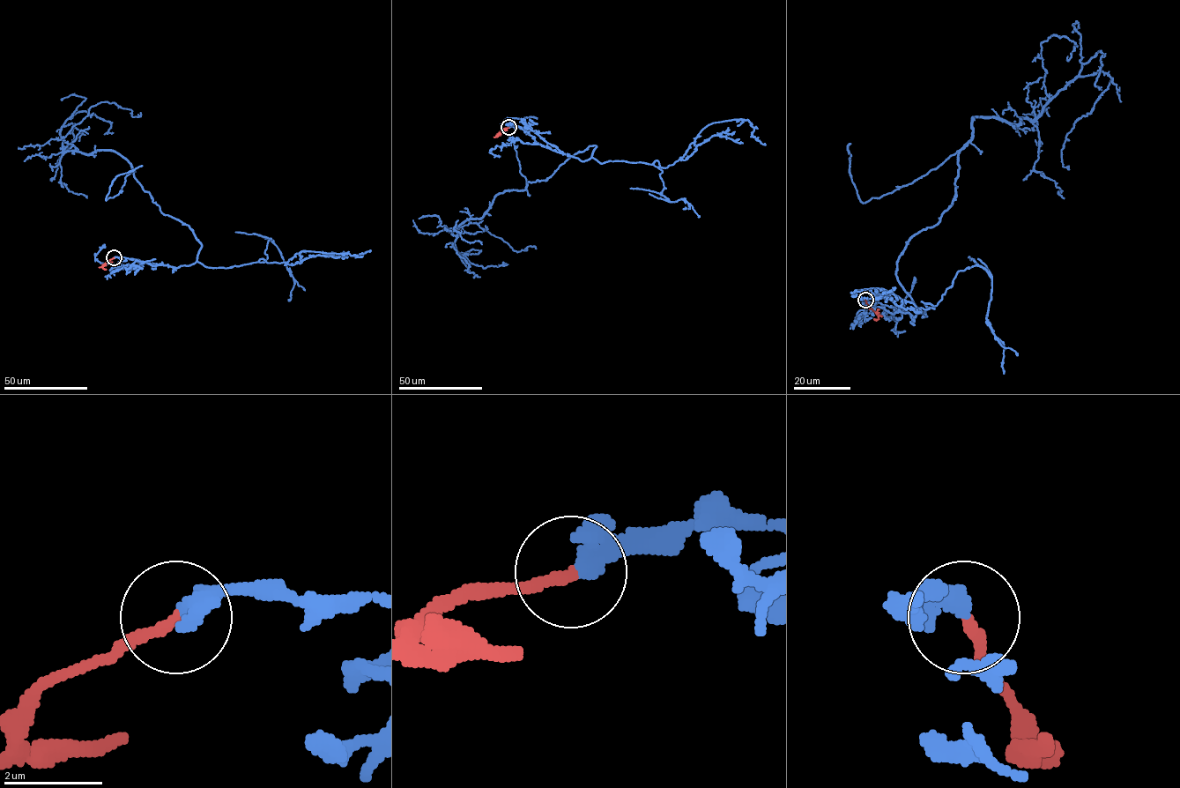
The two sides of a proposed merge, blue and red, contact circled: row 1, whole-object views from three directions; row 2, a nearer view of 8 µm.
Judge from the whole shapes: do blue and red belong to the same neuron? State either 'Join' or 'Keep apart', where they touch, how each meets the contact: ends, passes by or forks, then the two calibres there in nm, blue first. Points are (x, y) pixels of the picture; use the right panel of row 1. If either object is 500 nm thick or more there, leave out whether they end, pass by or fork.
Join. Place: (865, 300). At the ring blue ends. At the ring red ends. Thickness 380 nm (blue) against 240 nm

